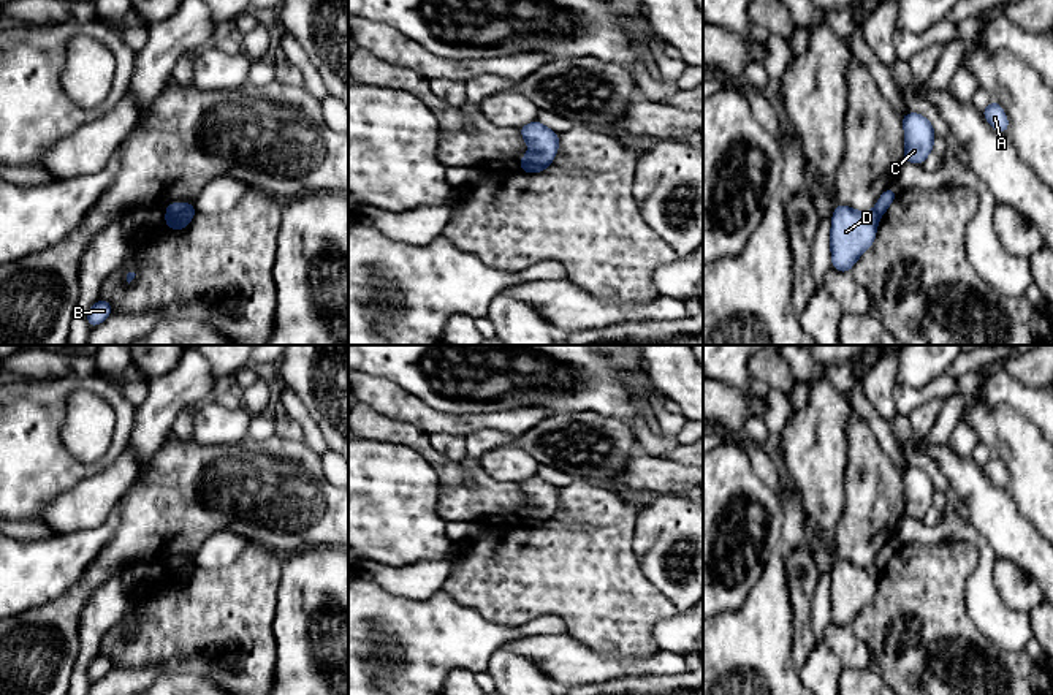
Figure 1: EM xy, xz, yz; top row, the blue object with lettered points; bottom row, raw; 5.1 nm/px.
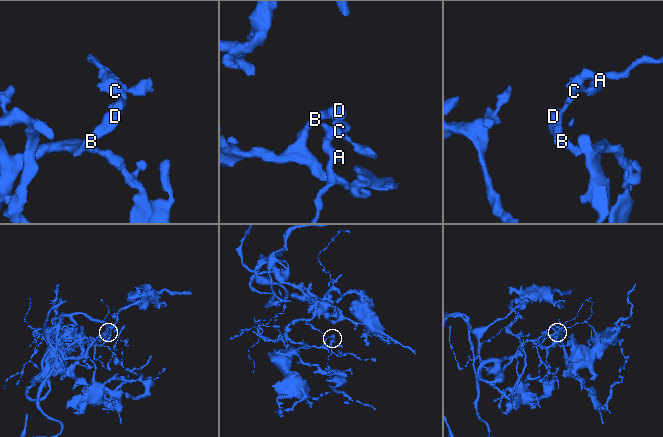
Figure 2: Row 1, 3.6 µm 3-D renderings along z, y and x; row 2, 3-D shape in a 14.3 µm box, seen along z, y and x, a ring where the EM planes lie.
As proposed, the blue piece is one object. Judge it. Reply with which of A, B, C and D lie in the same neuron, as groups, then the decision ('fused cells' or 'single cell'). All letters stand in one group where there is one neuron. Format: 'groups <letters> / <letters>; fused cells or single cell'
groups A C / B D; fused cells

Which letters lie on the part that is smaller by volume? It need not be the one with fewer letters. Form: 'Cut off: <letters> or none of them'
Cut off: A, C

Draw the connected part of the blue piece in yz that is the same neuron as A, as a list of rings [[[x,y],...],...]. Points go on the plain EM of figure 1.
[[[996,454],[980,465],[985,475],[999,488],[1009,488],[1009,473]]]

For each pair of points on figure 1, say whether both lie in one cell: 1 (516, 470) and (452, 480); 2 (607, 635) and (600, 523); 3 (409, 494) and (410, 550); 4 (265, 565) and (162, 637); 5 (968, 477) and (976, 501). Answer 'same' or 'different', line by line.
1: different
2: same
3: same
4: same
5: same

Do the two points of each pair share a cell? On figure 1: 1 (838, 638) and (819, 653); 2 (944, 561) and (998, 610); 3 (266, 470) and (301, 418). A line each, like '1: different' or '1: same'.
1: different
2: different
3: different

